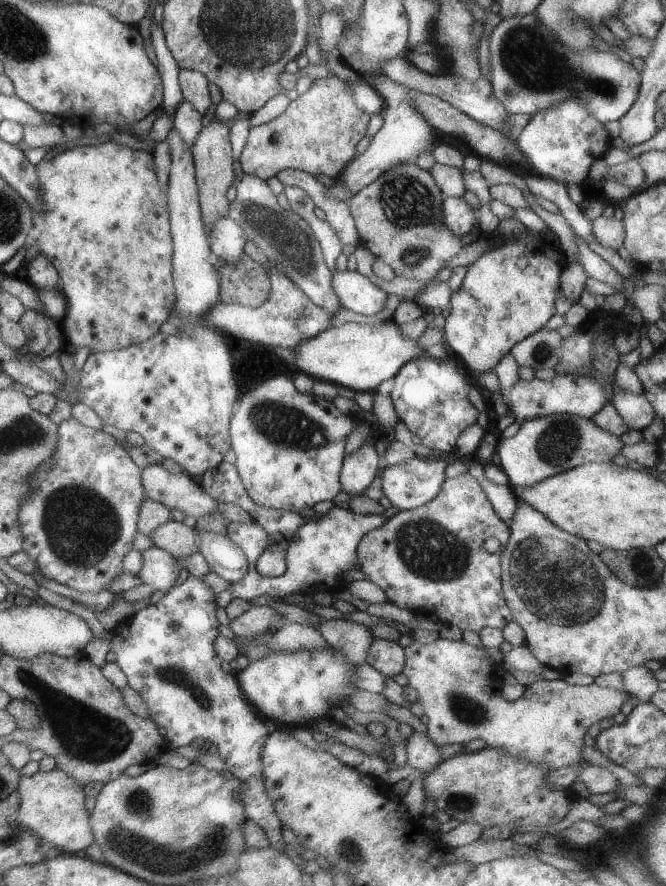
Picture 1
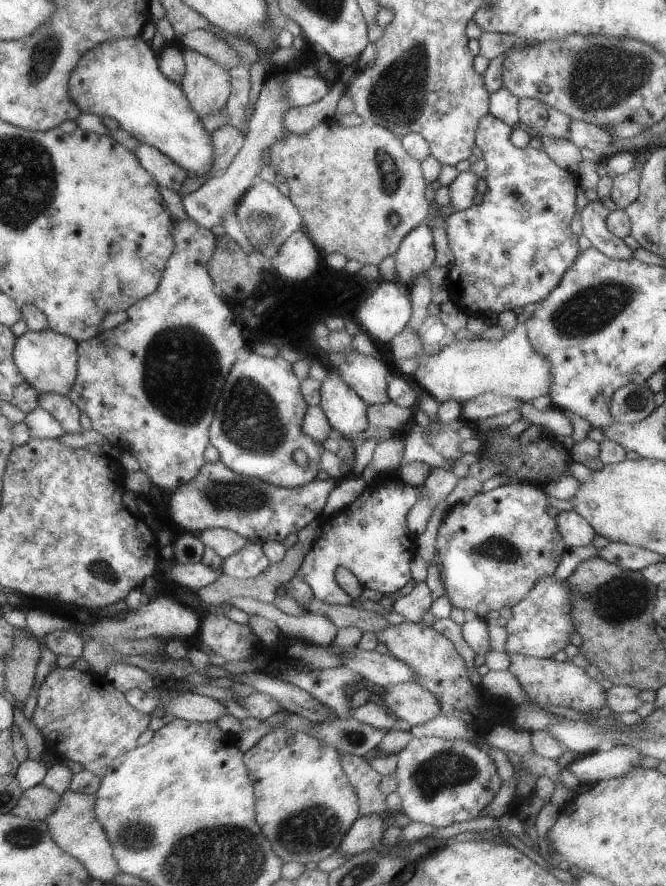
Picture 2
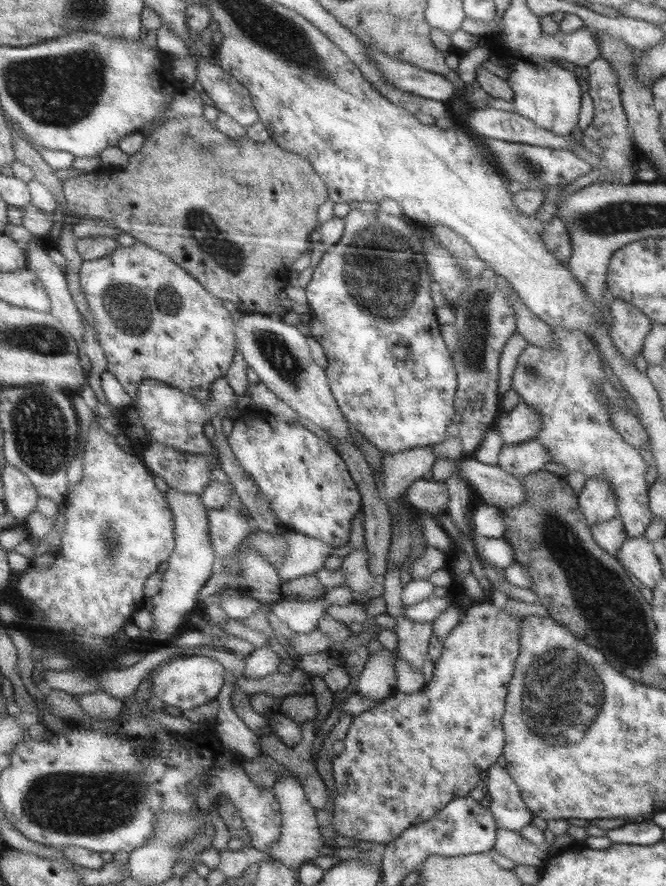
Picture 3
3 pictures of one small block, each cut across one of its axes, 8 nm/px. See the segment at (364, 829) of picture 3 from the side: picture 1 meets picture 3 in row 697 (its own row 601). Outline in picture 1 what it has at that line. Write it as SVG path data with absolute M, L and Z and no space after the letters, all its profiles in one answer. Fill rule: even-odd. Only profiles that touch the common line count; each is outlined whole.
M464 472L464 474L460 474L460 476L450 477L444 480L438 496L435 496L426 504L415 509L399 511L398 514L387 519L386 522L384 522L384 526L380 526L380 528L376 528L376 530L367 532L366 536L364 536L362 540L360 540L360 544L358 544L356 552L356 560L358 563L357 570L364 572L364 576L366 576L368 582L372 582L372 584L376 584L376 586L385 590L384 594L388 596L388 602L396 604L398 608L406 608L406 610L423 613L424 615L429 614L443 625L449 624L451 626L458 626L460 630L474 630L474 632L480 632L484 627L503 629L513 620L512 611L508 608L508 603L504 598L501 575L501 554L504 546L508 544L509 538L509 524L500 520L500 517L496 514L495 508L492 506L490 500L488 500L488 496L486 496L482 484L480 484L470 472ZM488 538L495 538L498 540L500 543L498 551L490 553L482 547L482 544L484 544Z

